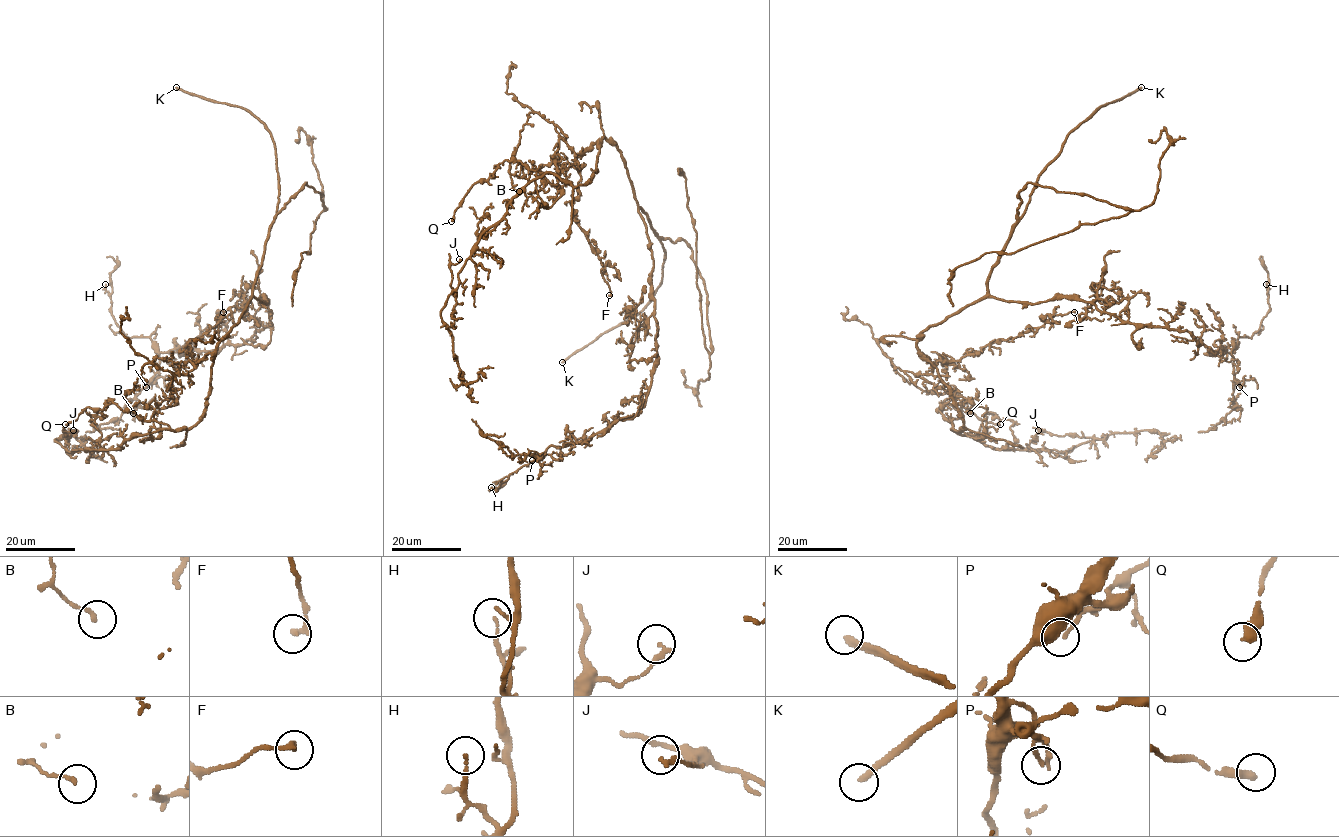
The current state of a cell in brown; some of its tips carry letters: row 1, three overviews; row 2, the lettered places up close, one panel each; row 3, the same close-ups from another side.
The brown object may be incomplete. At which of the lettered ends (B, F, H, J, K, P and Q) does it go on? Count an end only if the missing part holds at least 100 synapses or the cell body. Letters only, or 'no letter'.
K

